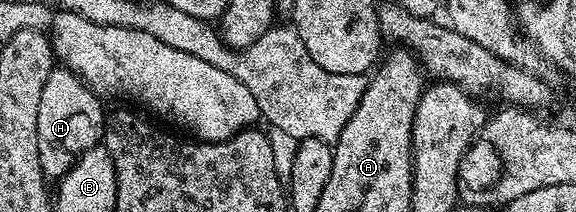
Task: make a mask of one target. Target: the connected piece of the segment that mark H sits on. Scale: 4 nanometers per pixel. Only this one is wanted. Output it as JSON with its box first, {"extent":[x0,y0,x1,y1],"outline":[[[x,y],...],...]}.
{"extent":[37,66,105,182],"outline":[[[57,66],[45,78],[41,103],[37,105],[37,158],[44,177],[58,182],[88,147],[100,143],[105,123],[104,101],[69,69]]]}

